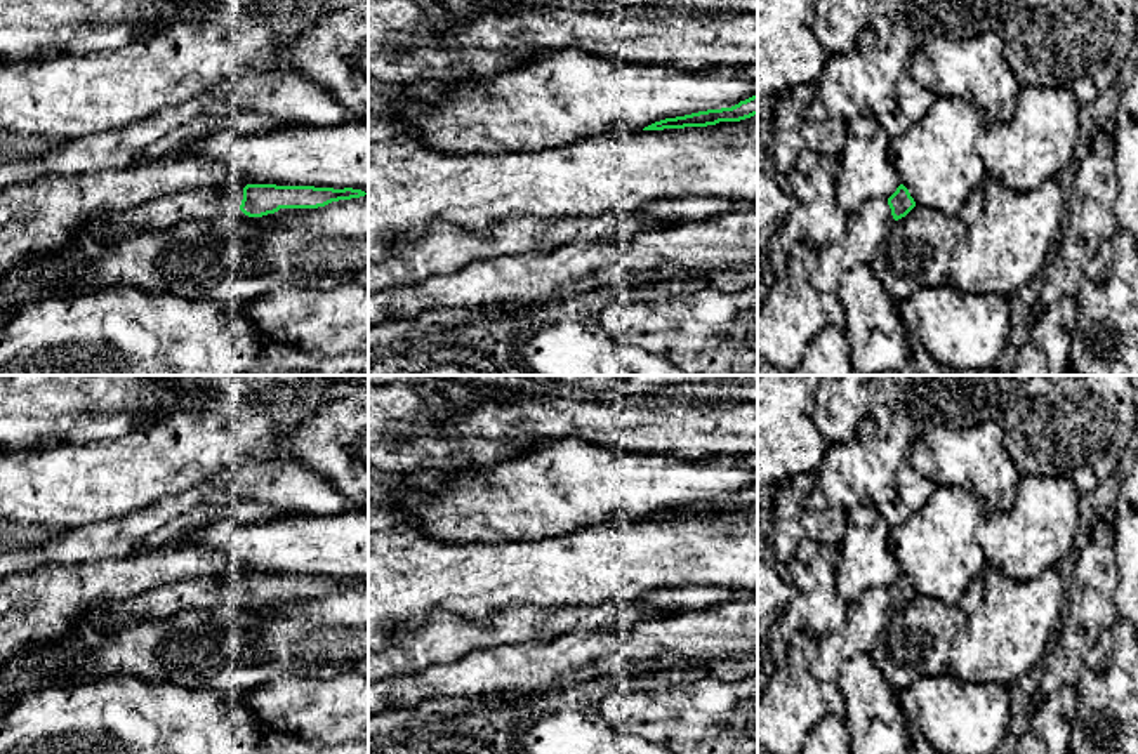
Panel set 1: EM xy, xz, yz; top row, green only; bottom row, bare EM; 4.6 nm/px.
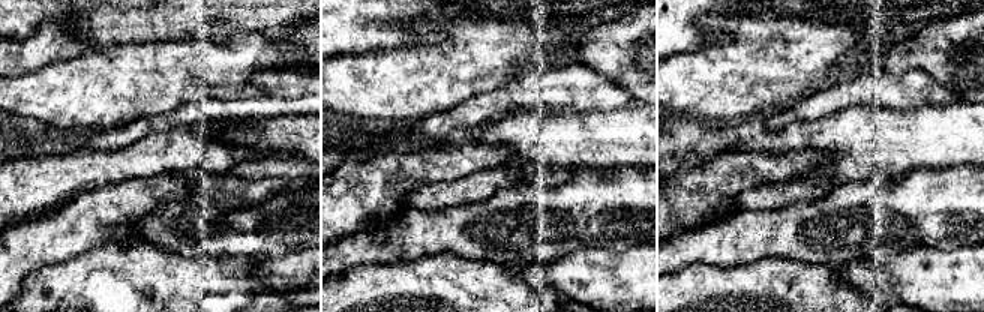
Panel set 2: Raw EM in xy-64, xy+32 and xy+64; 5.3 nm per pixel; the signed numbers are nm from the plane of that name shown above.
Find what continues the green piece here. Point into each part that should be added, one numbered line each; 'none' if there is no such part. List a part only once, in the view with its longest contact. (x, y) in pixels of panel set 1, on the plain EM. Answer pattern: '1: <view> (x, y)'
1: xy (198, 593)

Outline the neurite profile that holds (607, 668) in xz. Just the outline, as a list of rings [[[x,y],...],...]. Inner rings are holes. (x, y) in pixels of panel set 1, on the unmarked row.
[[[624,655],[605,657],[596,664],[587,665],[572,678],[566,678],[559,685],[559,693],[589,683],[592,679],[613,679],[617,674],[641,676],[655,674],[662,671],[688,669],[704,664],[704,660],[688,660],[678,655],[662,655],[655,660],[632,660]]]

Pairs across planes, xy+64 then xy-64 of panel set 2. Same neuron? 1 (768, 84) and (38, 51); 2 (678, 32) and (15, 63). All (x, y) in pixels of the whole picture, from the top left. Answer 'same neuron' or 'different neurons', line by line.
1: different neurons
2: different neurons

